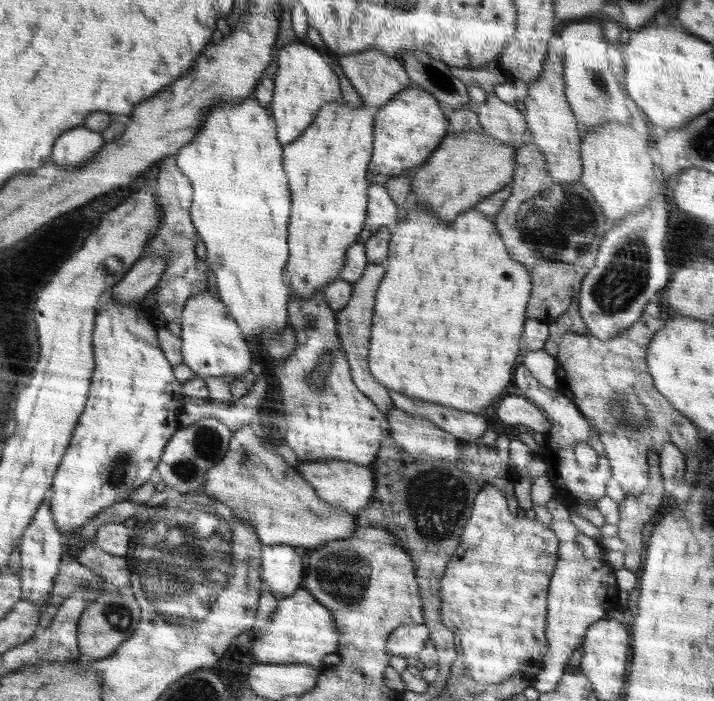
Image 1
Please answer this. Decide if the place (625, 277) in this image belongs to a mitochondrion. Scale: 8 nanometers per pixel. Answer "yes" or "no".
yes

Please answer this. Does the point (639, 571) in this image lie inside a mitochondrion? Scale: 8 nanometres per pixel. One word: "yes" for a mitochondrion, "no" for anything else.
no

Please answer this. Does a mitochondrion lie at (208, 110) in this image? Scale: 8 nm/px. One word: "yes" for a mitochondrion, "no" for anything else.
no

